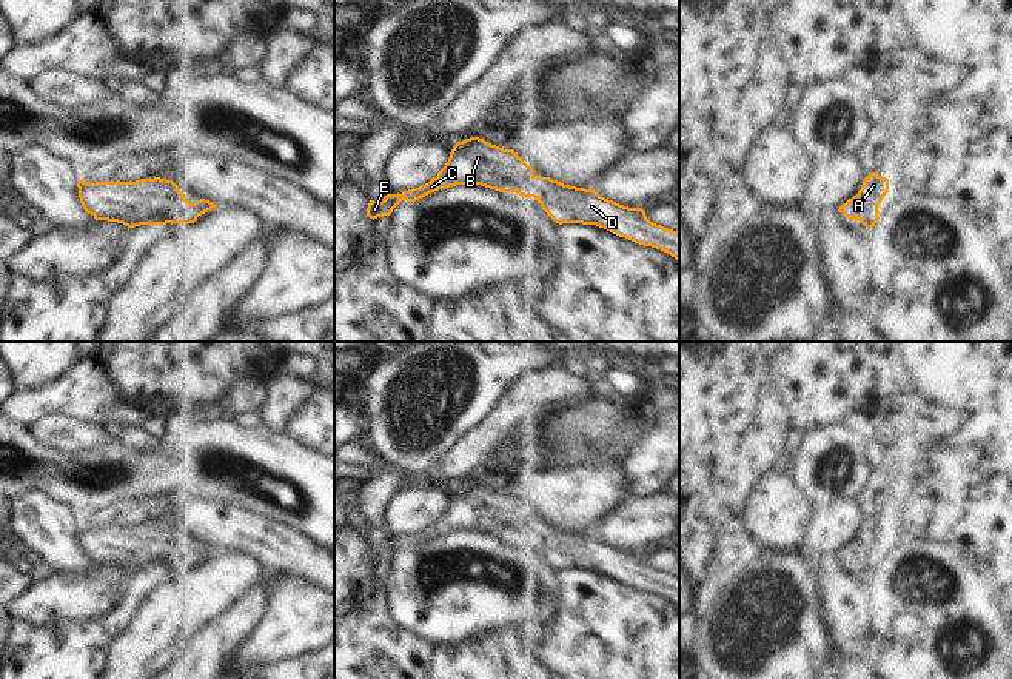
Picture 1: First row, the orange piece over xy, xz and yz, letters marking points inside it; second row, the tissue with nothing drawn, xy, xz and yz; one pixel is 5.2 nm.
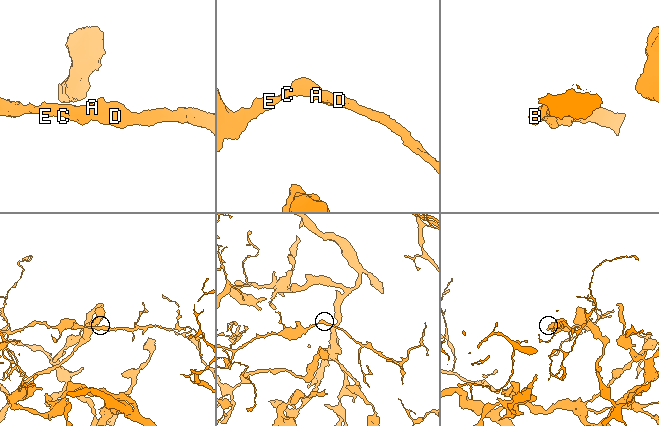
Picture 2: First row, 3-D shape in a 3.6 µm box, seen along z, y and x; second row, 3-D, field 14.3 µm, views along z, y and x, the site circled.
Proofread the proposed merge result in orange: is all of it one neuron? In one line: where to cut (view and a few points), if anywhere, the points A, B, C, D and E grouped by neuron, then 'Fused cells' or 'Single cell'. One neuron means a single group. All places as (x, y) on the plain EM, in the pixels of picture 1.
No split. Groups: A B C D E. Single cell

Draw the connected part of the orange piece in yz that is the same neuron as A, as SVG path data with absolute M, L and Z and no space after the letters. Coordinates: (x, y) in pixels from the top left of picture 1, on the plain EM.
M870 517L856 540L839 551L844 562L860 565L866 573L873 573L878 565L878 550L889 537L889 523Z

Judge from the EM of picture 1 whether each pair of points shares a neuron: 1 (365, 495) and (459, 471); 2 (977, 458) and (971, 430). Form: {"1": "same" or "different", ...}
{"1": "same", "2": "different"}

